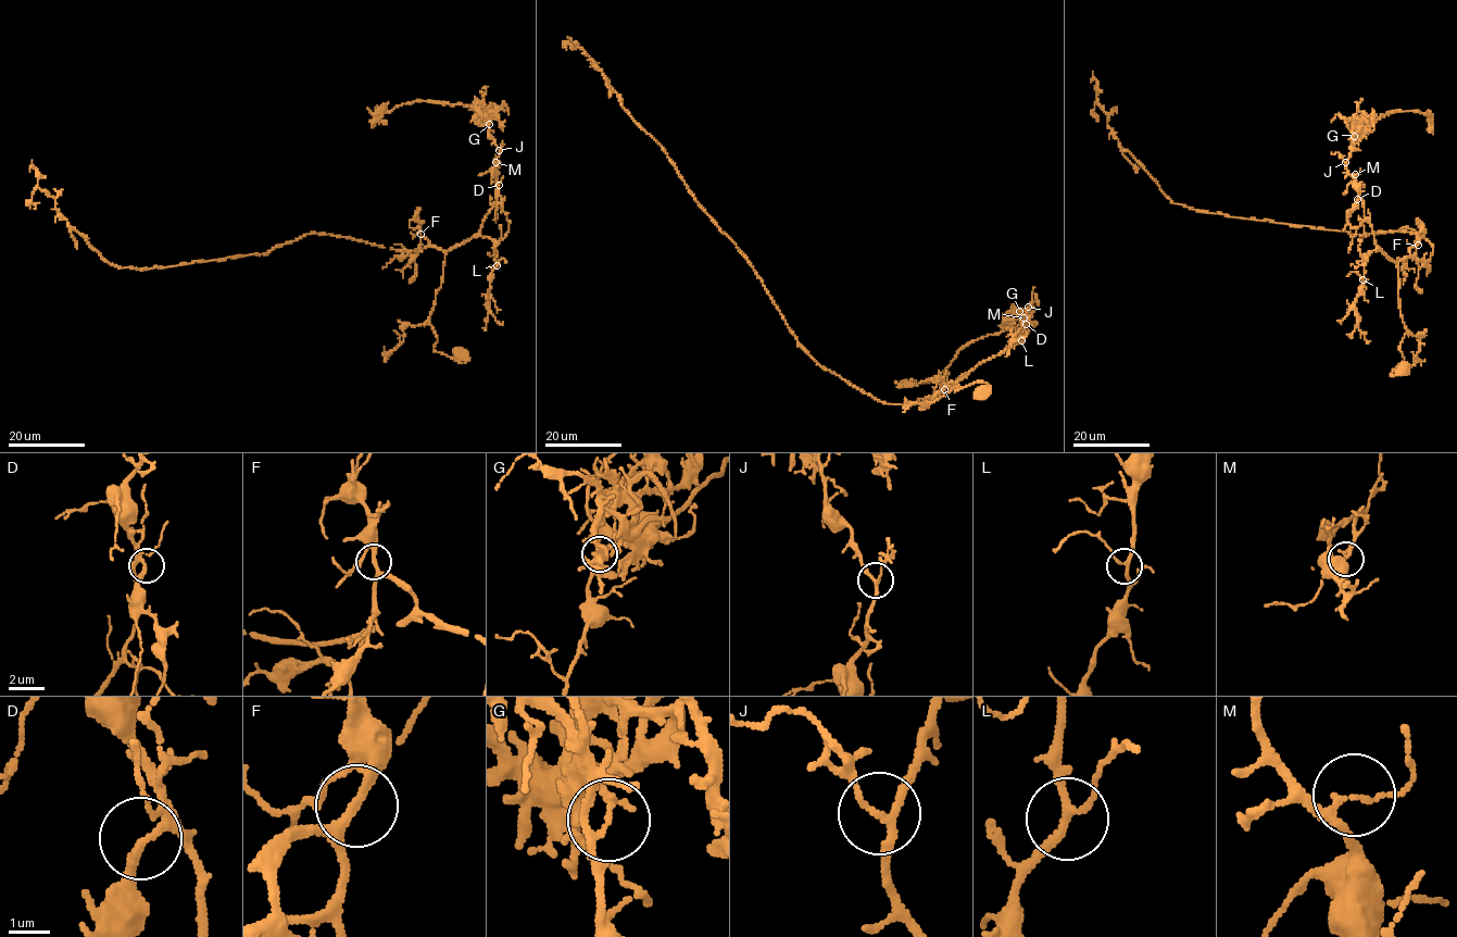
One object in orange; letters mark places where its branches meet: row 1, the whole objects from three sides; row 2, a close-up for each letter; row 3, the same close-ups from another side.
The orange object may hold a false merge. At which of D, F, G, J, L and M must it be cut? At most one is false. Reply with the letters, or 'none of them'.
G

